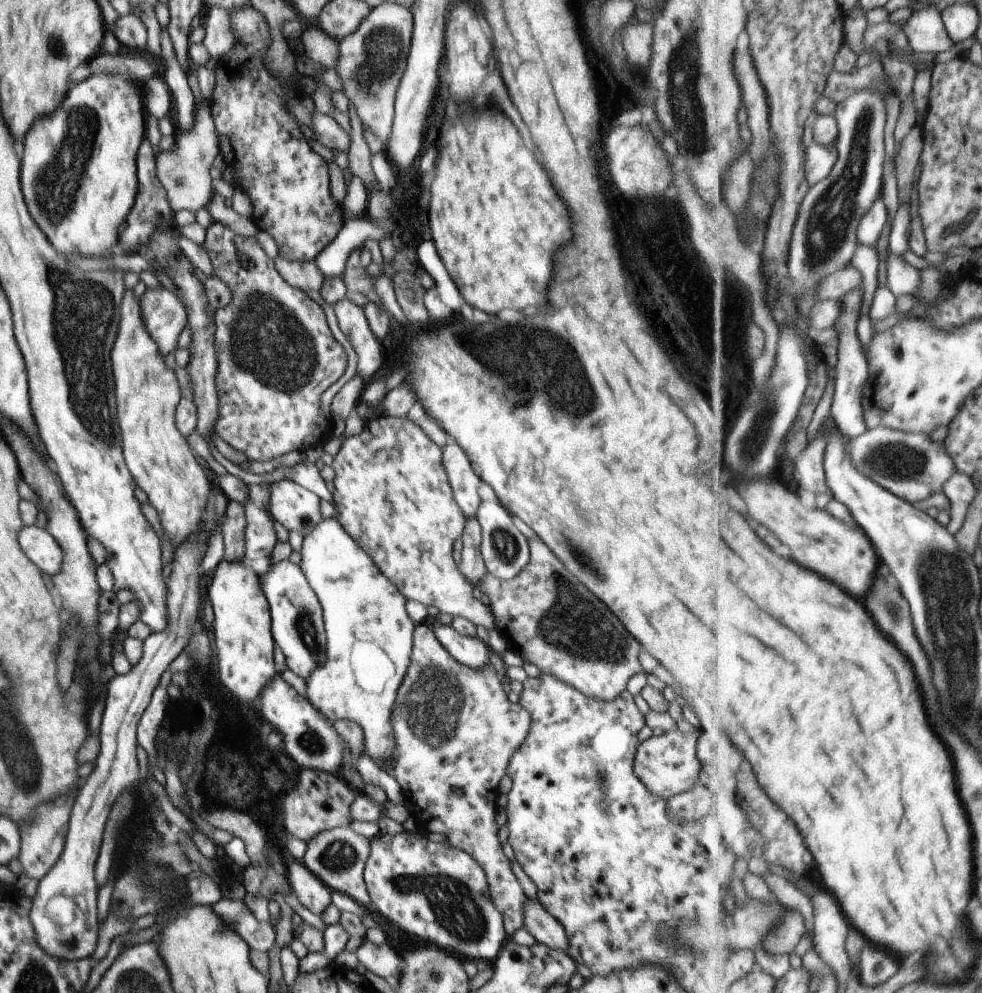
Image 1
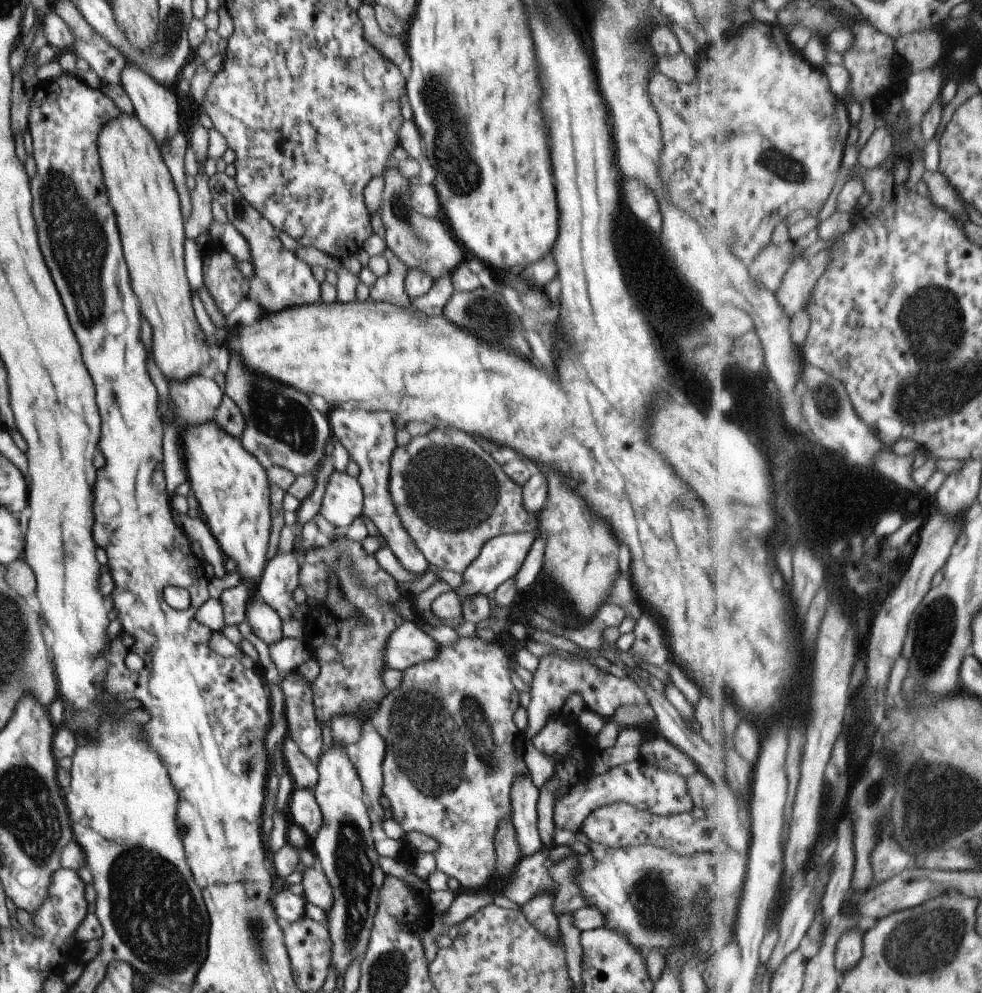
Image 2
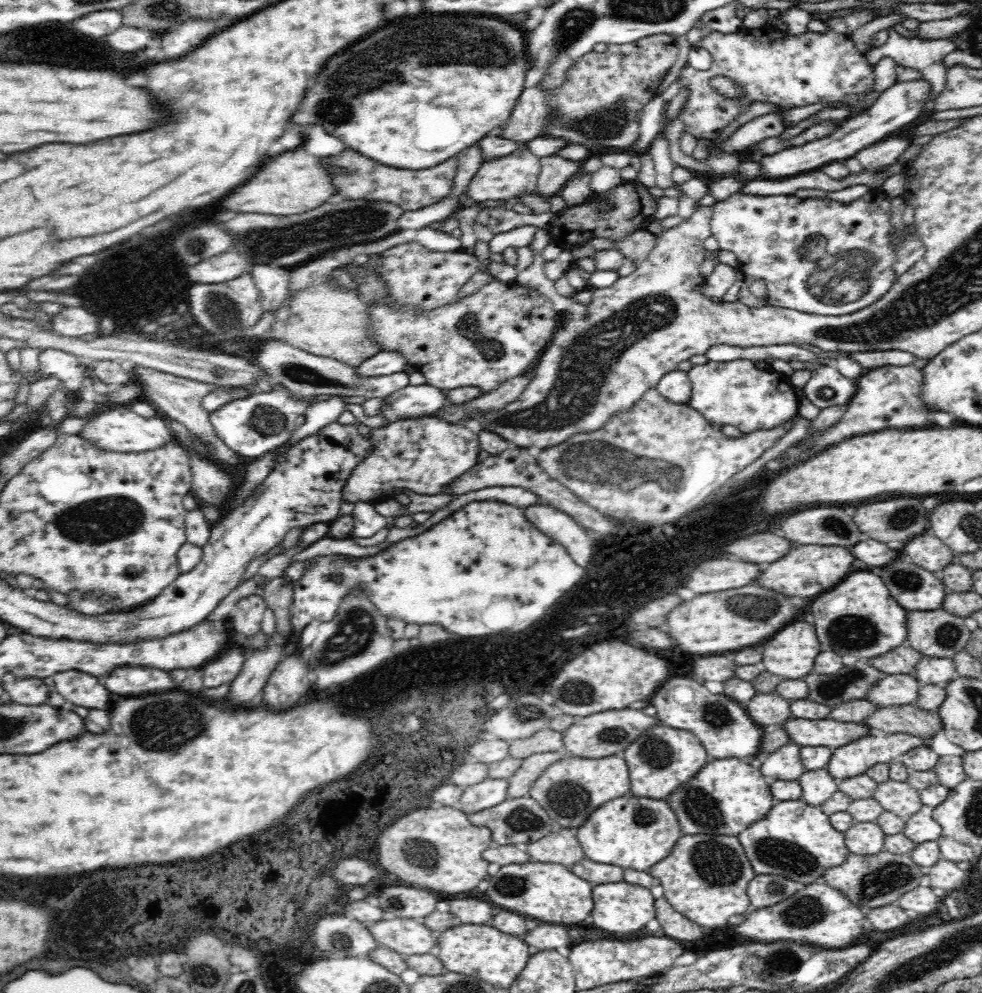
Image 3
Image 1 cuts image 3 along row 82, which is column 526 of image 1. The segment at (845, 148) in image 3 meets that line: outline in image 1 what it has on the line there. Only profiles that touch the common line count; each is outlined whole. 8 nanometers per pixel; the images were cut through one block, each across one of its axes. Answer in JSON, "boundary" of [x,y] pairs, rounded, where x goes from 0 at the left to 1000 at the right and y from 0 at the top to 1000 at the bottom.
{"boundary":[[[536,905],[534,934],[546,945],[547,950],[578,961],[578,943],[572,931],[561,922],[547,906]]]}

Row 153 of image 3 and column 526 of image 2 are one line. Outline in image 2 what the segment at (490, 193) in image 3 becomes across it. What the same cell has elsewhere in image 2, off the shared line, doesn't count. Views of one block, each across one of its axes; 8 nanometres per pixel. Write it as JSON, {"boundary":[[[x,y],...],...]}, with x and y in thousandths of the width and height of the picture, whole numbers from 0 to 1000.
{"boundary":[[[443,431],[438,437],[419,440],[415,447],[403,450],[397,461],[397,499],[409,530],[424,546],[438,570],[471,576],[485,564],[493,548],[513,538],[548,536],[546,516],[536,516],[532,508],[532,489],[521,485],[485,442],[476,435]]]}

